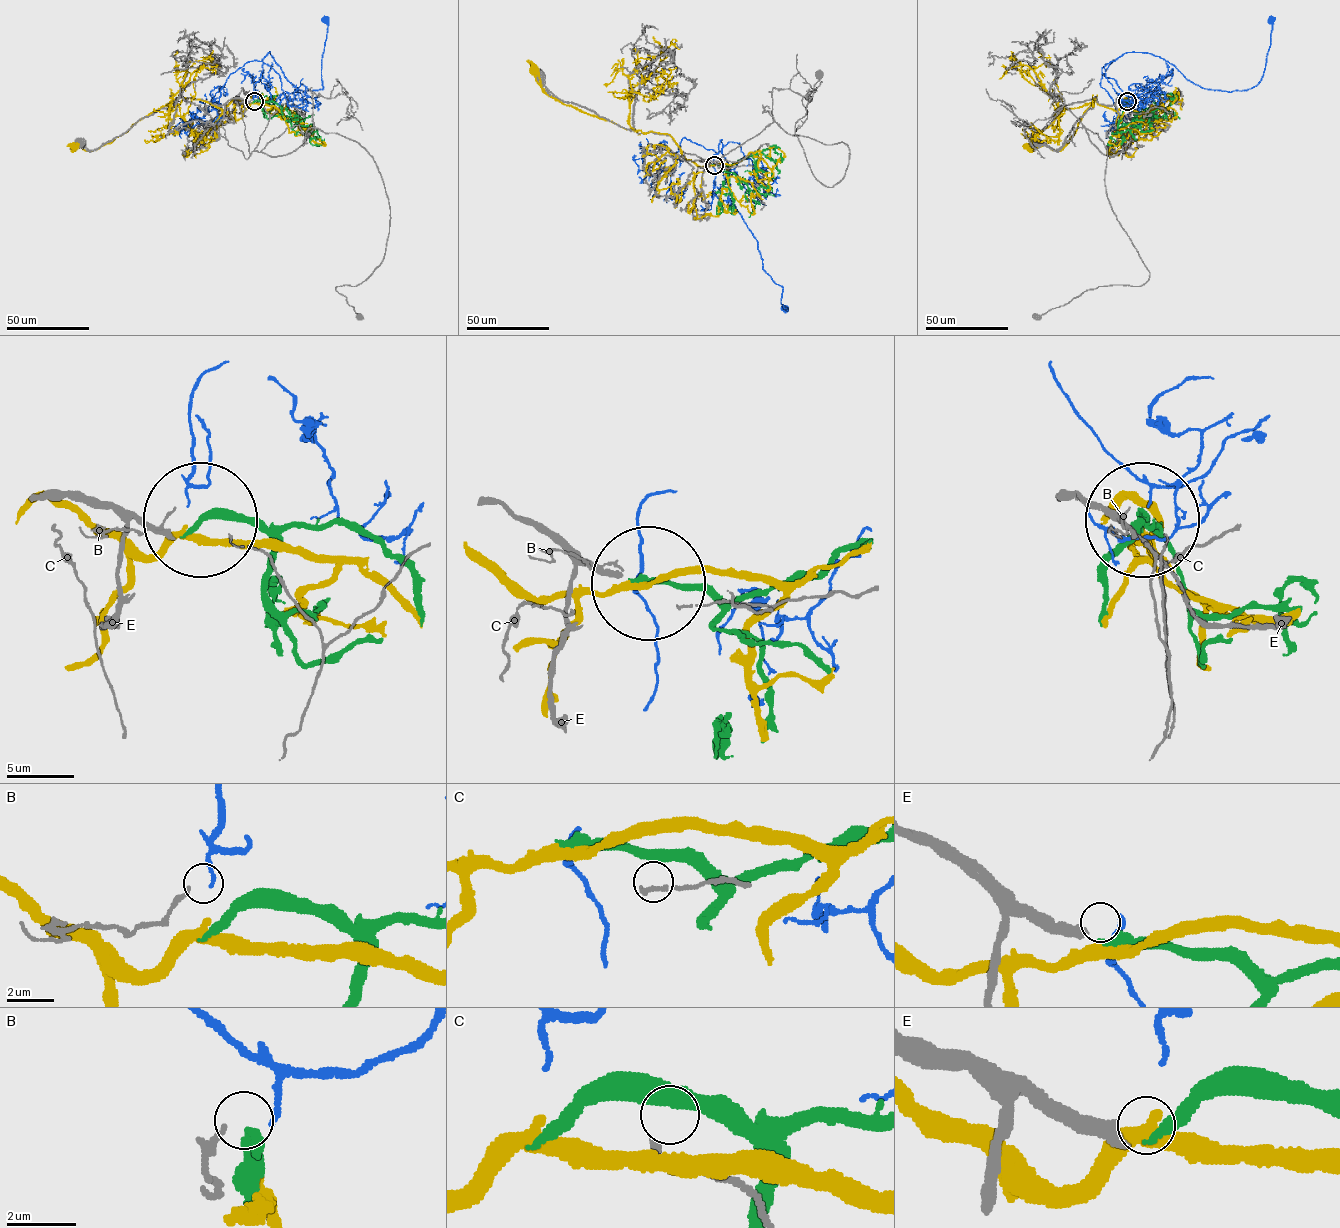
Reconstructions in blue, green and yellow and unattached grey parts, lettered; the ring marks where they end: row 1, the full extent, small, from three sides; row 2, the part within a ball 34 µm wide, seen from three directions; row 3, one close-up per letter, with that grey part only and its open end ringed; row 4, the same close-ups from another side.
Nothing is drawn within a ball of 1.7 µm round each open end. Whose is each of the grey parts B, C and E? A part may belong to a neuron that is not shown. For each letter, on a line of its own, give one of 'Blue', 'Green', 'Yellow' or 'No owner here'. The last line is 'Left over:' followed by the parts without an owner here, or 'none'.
B: Blue
C: No owner here
E: Green
Left over: C

